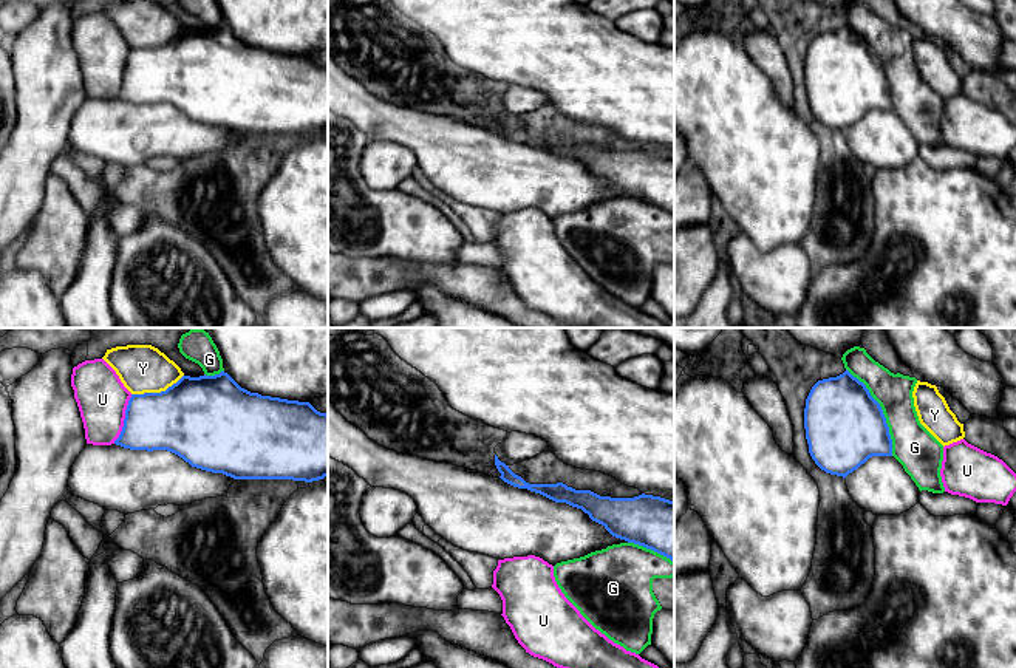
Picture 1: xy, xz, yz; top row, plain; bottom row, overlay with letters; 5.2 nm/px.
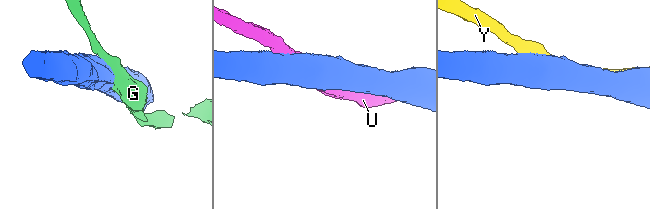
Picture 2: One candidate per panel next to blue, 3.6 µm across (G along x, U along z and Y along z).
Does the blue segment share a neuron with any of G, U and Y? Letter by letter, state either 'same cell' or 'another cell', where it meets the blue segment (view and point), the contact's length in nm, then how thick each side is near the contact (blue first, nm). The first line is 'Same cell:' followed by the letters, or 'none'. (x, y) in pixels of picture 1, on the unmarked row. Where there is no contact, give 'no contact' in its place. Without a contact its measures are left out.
Same cell: none
G: another cell; meets blue in yz at (882, 65); contact 500 nm long; 420 nm thick on the blue side, 220 nm on the other
U: another cell; meets blue in xy at (124, 73); contact 280 nm long; 320 nm thick on the blue side, 260 nm on the other
Y: another cell; meets blue in xy at (156, 47); contact 300 nm long; 440 nm thick on the blue side, 240 nm on the other

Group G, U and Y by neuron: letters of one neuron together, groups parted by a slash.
G / U Y

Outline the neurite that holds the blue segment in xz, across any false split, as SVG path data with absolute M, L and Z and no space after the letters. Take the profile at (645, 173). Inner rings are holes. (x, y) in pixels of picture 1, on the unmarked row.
M496 108L495 119L504 136L581 162L612 190L643 199L674 215L674 155L645 147L634 152L600 150L591 144L575 144L563 136L529 138Z

